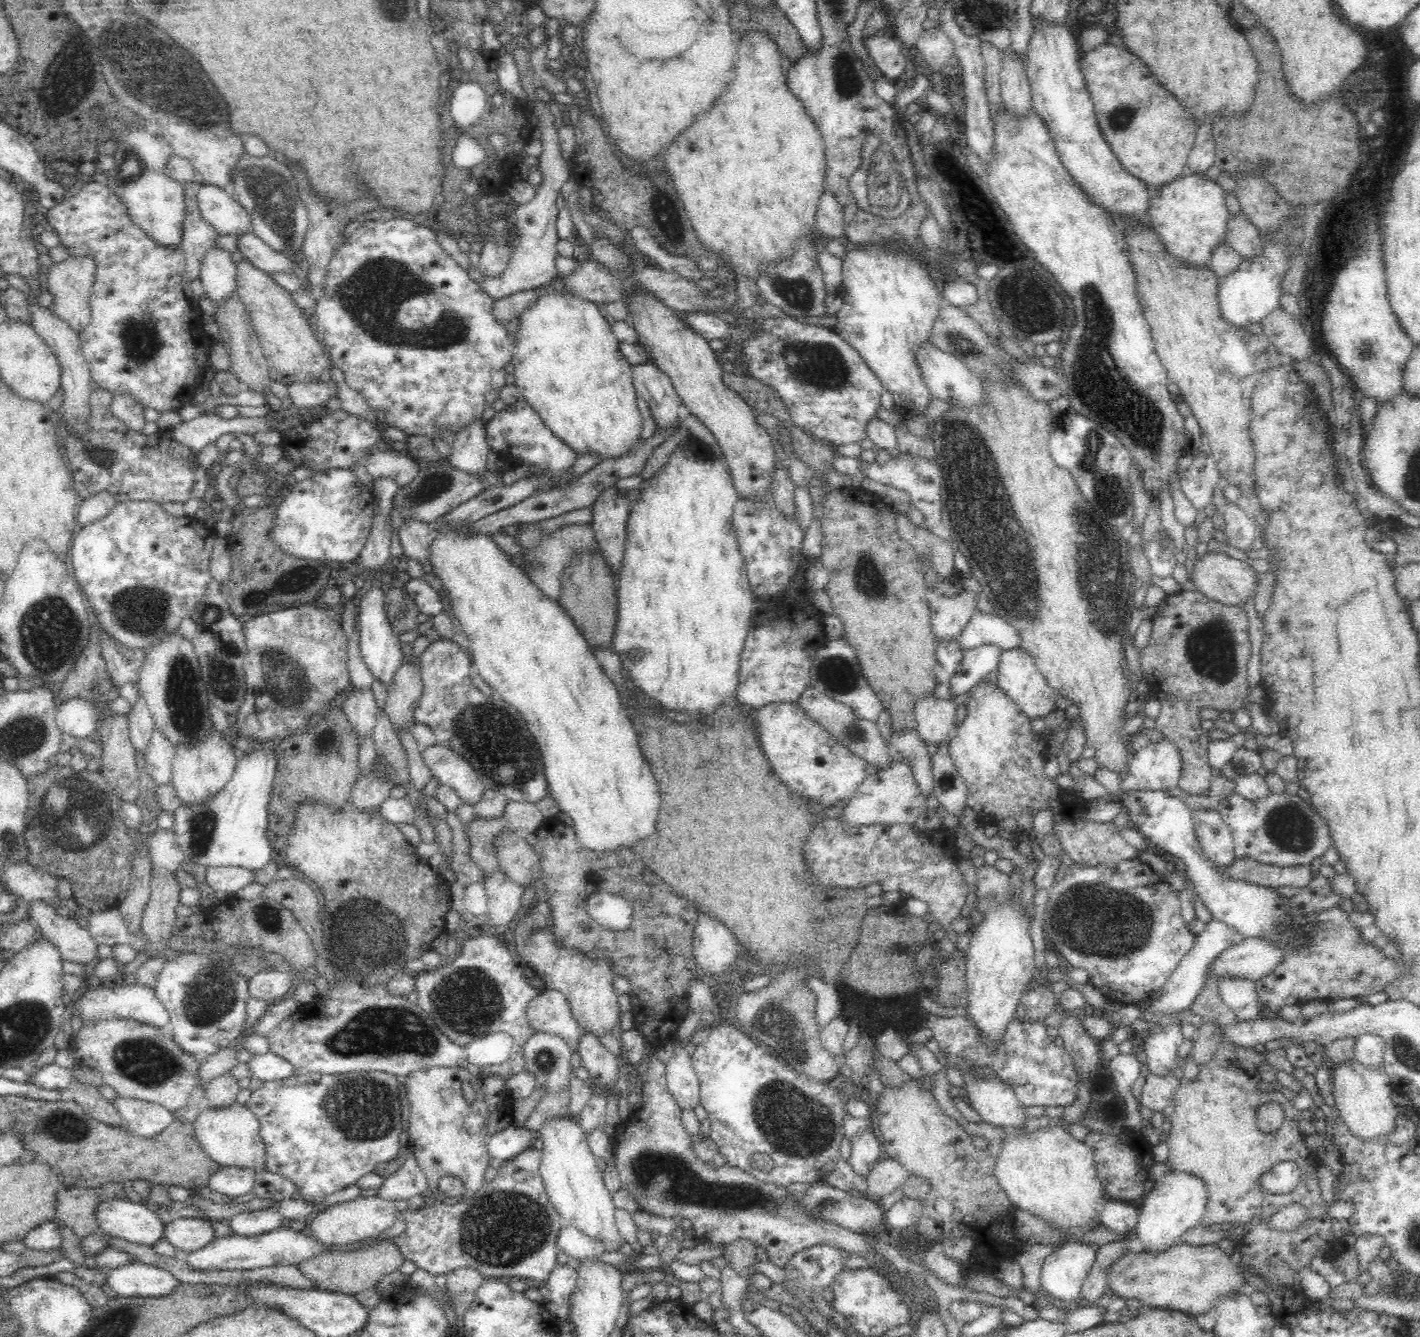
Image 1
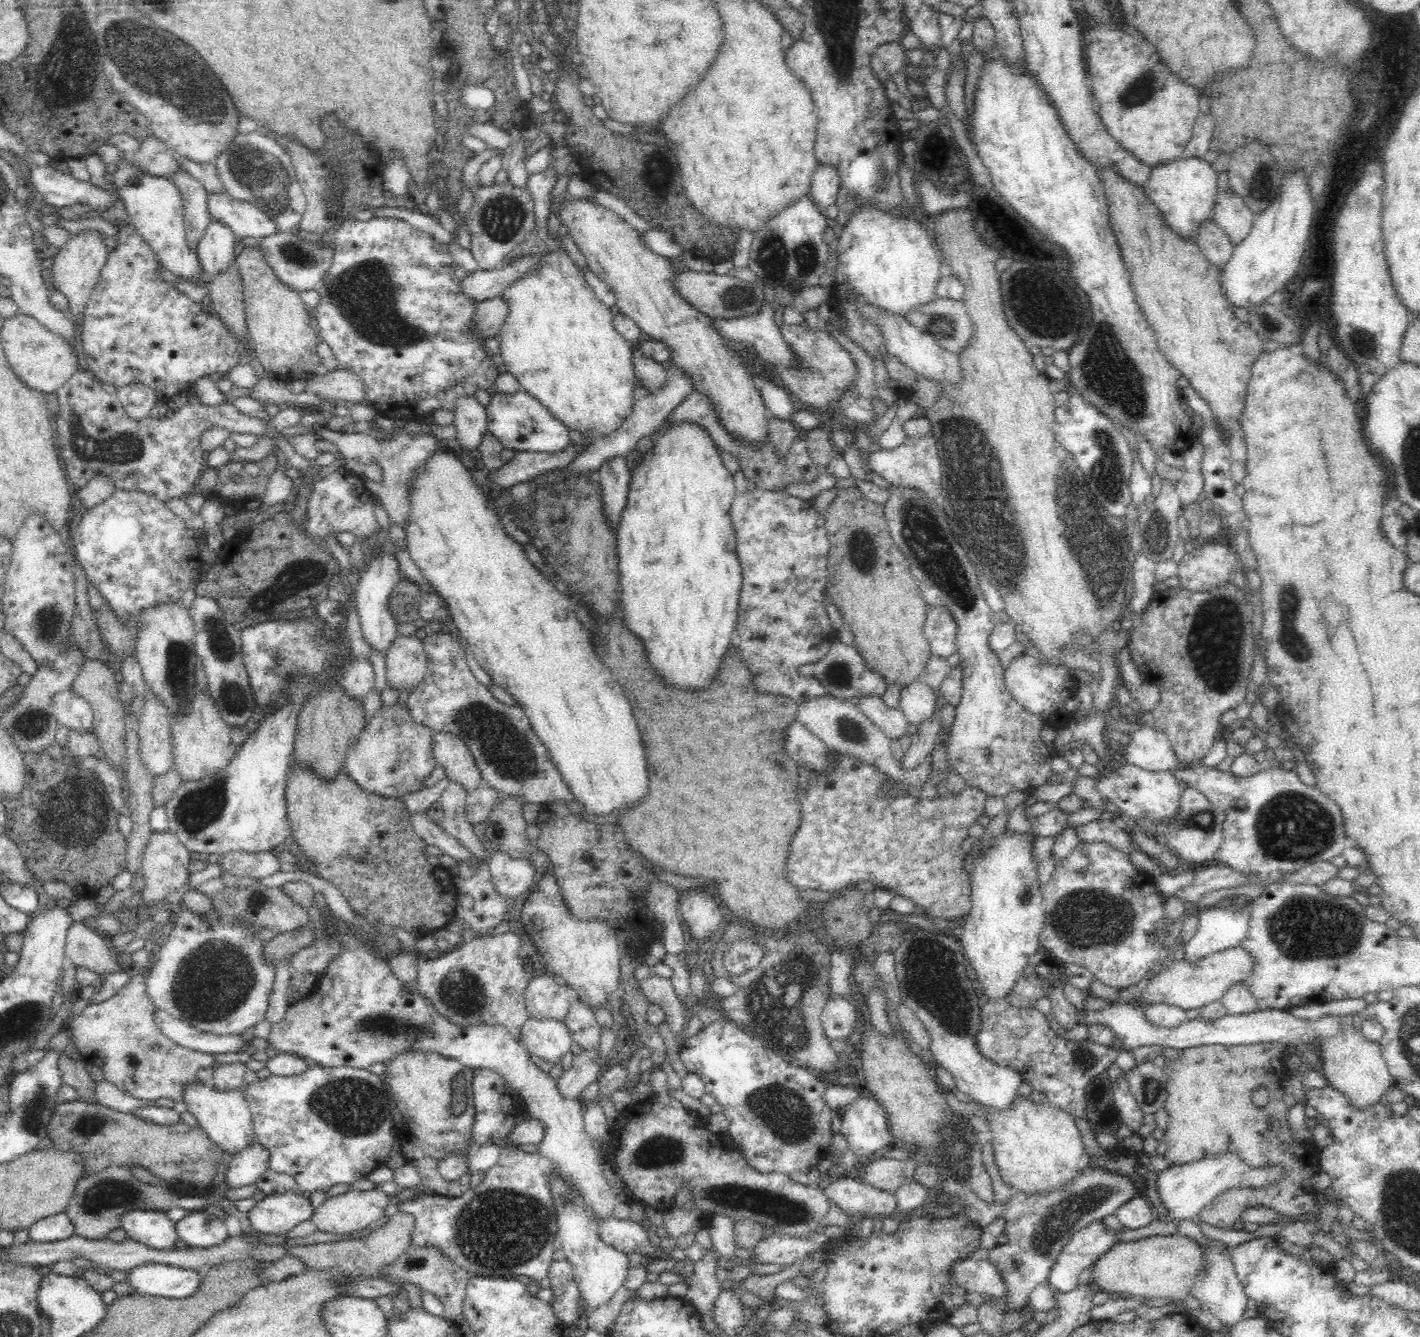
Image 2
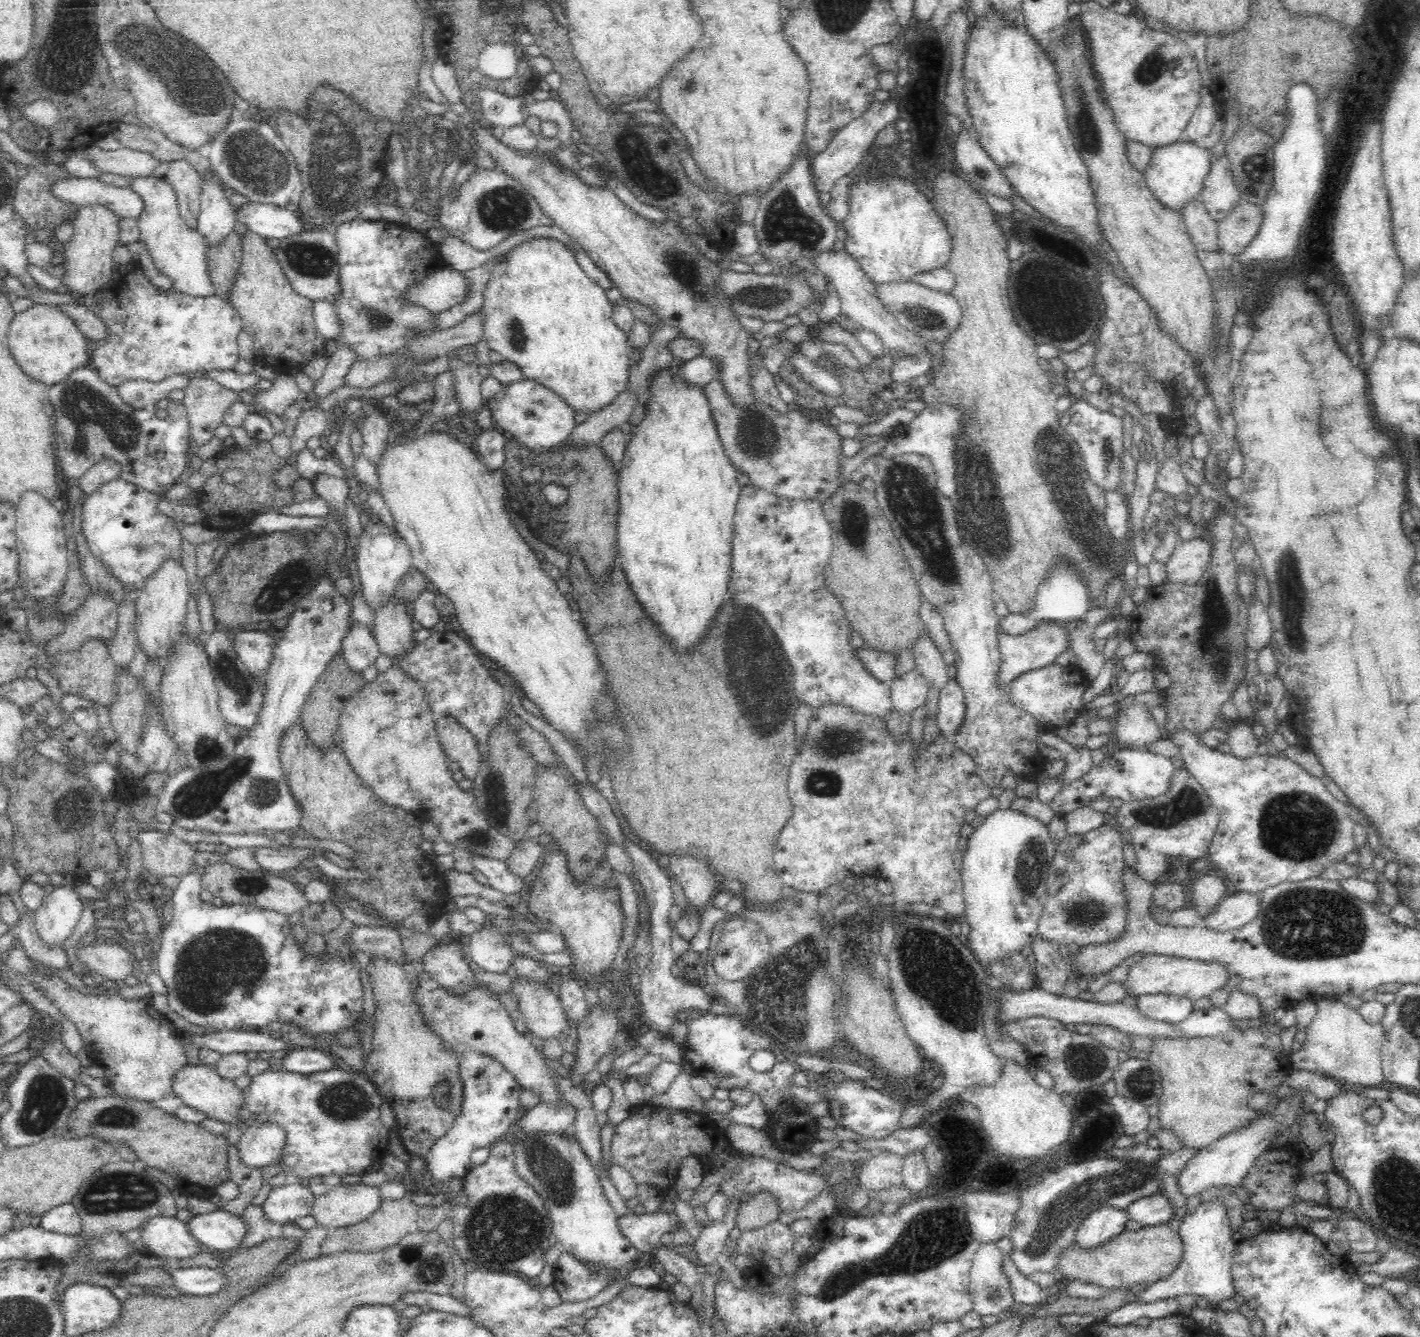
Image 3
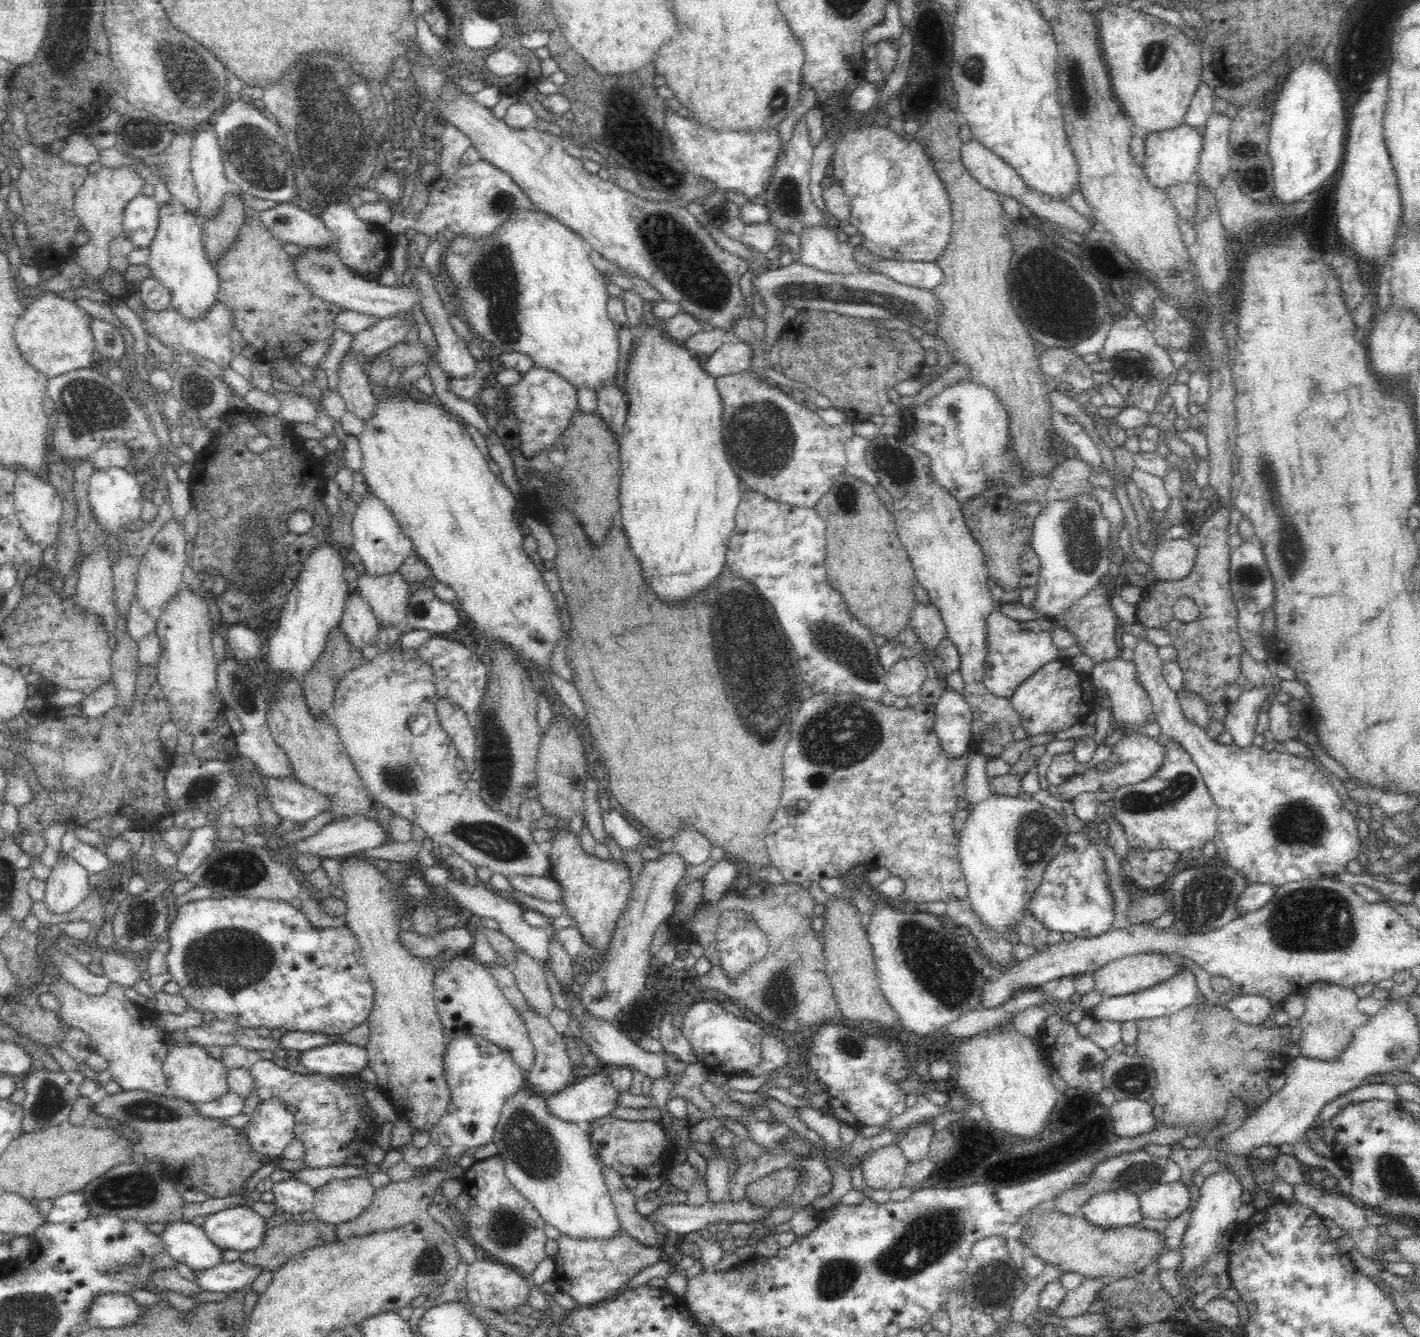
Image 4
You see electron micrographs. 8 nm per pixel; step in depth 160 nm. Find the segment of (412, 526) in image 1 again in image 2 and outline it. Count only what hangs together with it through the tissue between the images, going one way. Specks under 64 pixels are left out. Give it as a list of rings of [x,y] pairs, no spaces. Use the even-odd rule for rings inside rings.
[[[322,426],[315,434],[318,440],[330,441],[330,443],[336,445],[345,459],[356,459],[363,466],[366,466],[366,464],[380,464],[384,480],[380,484],[365,481],[366,489],[371,494],[379,495],[390,522],[405,530],[411,517],[409,493],[412,490],[412,484],[418,478],[418,474],[424,472],[424,466],[426,466],[428,458],[441,448],[435,436],[398,434],[396,438],[384,438],[381,440],[380,437],[370,432],[365,434],[364,432],[354,434],[334,432],[334,430],[329,430],[326,426]]]

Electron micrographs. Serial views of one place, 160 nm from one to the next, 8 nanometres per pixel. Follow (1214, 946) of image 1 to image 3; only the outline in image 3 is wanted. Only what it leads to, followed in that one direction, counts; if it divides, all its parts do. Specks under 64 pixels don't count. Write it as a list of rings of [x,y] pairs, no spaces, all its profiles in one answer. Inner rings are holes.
[[[1236,892],[1225,896],[1223,900],[1204,916],[1204,928],[1213,932],[1234,932],[1253,922],[1258,916],[1261,894]]]

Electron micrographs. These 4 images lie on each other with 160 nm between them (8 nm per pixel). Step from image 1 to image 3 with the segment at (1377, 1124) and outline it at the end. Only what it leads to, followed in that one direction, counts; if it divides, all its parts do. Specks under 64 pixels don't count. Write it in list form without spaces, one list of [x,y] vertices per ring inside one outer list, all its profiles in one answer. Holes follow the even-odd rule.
[[[1328,995],[1315,1003],[1318,1009],[1316,1020],[1310,1026],[1304,1028],[1306,1040],[1301,1049],[1289,1055],[1293,1068],[1310,1070],[1325,1077],[1332,1077],[1350,1089],[1387,1085],[1381,1065],[1381,1046],[1385,1040],[1381,1024],[1365,1022],[1359,1011],[1346,1006],[1338,999],[1338,996]]]

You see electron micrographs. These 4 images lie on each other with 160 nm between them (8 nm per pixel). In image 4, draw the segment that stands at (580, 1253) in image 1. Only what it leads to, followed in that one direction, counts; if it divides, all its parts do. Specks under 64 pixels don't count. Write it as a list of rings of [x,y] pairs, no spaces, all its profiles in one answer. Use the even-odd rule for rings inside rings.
[[[744,1198],[737,1203],[726,1200],[717,1203],[706,1201],[702,1206],[662,1203],[644,1217],[654,1226],[661,1224],[670,1232],[686,1235],[704,1230],[710,1224],[717,1225],[720,1221],[748,1223],[762,1220],[769,1213],[768,1209],[752,1205],[748,1199]]]

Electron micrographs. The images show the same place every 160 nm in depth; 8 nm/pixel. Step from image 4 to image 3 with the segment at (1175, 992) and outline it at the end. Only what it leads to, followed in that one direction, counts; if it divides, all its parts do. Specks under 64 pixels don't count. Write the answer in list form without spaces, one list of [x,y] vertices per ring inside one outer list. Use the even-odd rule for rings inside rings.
[[[1142,995],[1137,998],[1137,1008],[1148,1019],[1169,1024],[1177,1024],[1188,1018],[1193,1011],[1192,1001],[1188,997],[1176,995]]]

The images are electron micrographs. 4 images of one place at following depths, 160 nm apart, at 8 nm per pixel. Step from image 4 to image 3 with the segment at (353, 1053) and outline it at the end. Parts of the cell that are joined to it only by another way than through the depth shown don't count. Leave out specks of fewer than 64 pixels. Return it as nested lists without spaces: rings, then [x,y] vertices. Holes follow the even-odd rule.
[[[312,1047],[292,1048],[282,1058],[280,1066],[282,1071],[298,1073],[301,1075],[324,1072],[326,1069],[334,1068],[343,1063],[330,1052],[320,1051]]]

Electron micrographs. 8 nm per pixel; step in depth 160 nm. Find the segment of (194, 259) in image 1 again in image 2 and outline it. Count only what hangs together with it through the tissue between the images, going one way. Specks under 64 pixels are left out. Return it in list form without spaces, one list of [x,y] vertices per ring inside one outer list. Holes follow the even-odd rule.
[[[184,170],[171,174],[170,179],[180,189],[184,208],[185,239],[190,251],[196,253],[198,243],[211,221],[207,210],[208,192],[199,180],[192,178]]]

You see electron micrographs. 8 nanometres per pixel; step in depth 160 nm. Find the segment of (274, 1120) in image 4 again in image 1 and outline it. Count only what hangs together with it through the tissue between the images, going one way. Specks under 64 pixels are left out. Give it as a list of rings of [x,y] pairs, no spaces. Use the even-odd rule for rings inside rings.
[[[221,1168],[205,1186],[211,1193],[224,1194],[233,1199],[252,1192],[255,1176],[255,1172],[244,1168]]]

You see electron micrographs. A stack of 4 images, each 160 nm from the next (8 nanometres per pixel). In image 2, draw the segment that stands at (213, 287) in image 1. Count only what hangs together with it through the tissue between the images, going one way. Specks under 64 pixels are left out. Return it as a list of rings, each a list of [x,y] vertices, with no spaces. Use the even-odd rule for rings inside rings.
[[[211,219],[196,252],[198,263],[204,276],[208,276],[208,281],[213,281],[216,275],[221,275],[236,262],[235,241],[236,236],[228,226]]]

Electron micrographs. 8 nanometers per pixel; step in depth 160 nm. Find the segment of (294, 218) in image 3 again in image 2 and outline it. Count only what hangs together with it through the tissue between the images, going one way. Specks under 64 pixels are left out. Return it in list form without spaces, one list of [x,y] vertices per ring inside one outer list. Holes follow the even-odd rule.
[[[226,192],[207,193],[206,200],[210,218],[224,223],[236,237],[262,239],[276,232],[276,224],[266,208],[241,202]]]

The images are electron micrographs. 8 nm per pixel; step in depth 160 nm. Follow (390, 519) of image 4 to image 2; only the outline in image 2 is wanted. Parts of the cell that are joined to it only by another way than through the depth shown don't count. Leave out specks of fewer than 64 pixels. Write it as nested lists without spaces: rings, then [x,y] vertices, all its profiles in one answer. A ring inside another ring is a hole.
[[[385,550],[384,554],[380,554],[380,556],[373,554],[369,561],[365,569],[353,578],[356,589],[356,612],[359,616],[362,636],[365,641],[370,648],[385,656],[385,652],[391,647],[394,639],[398,636],[396,630],[397,622],[390,612],[388,600],[394,586],[402,580],[402,574],[400,569],[398,569],[398,562],[395,560],[395,557],[390,556],[387,550]]]

